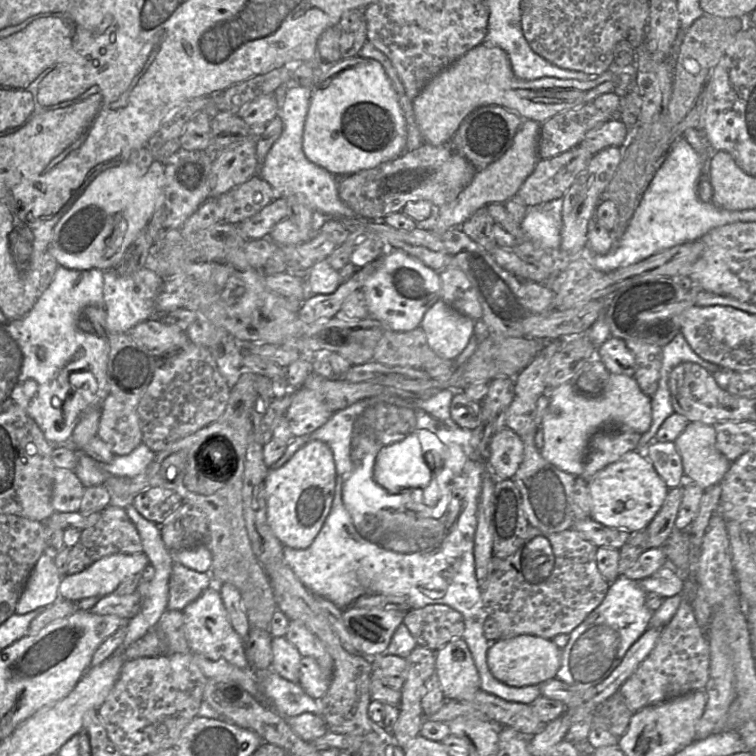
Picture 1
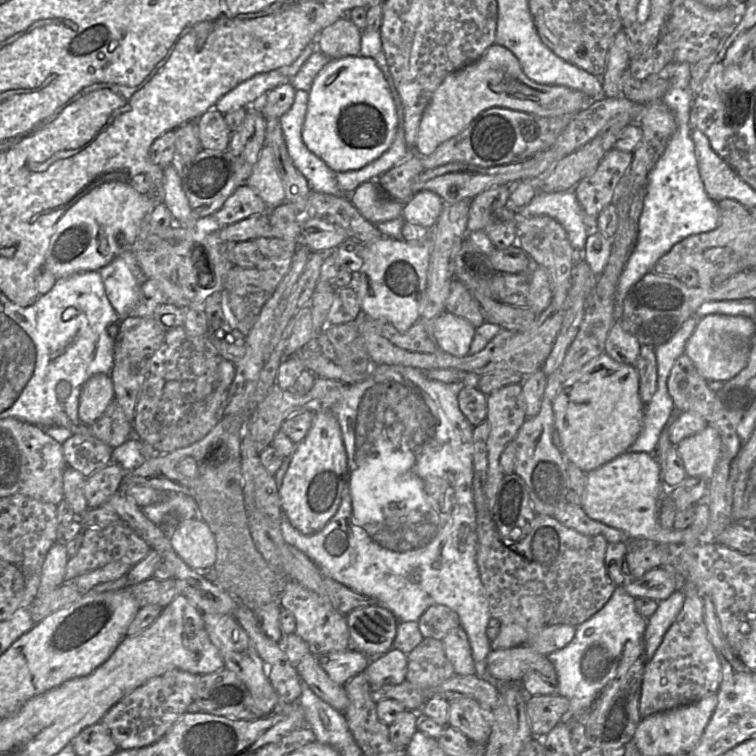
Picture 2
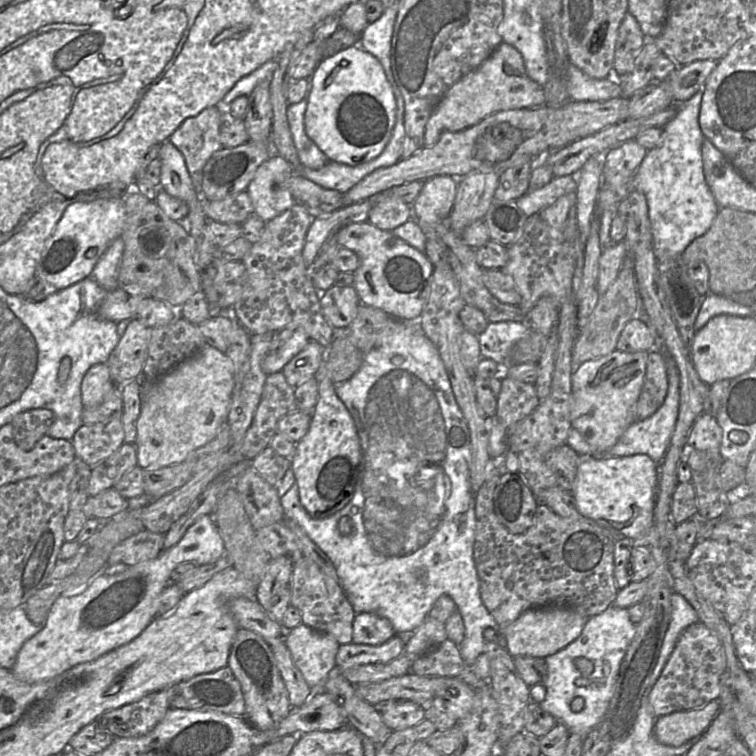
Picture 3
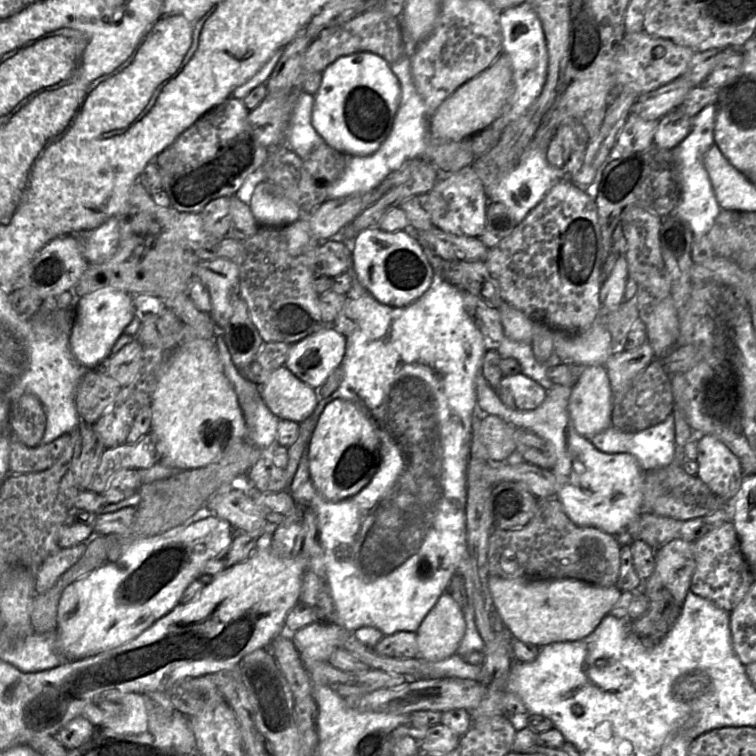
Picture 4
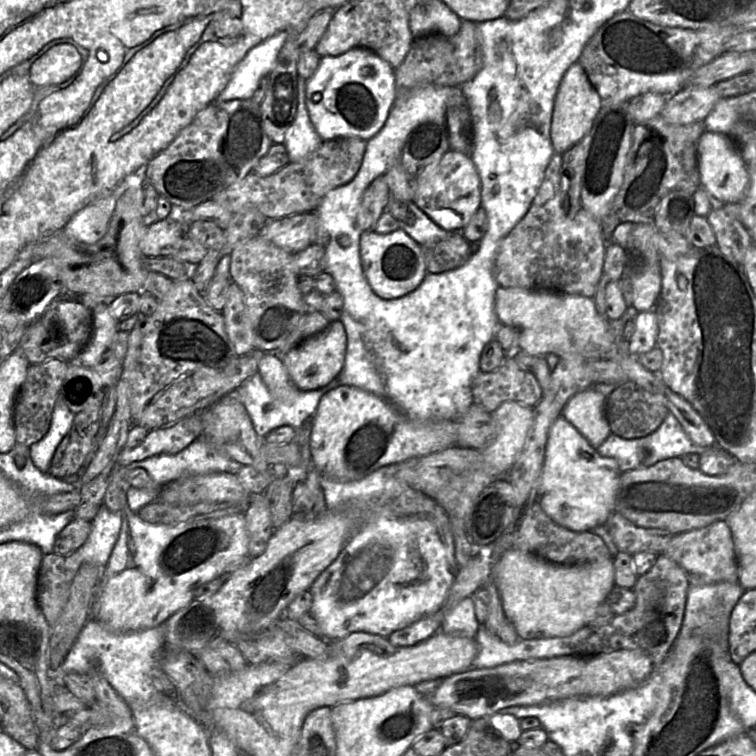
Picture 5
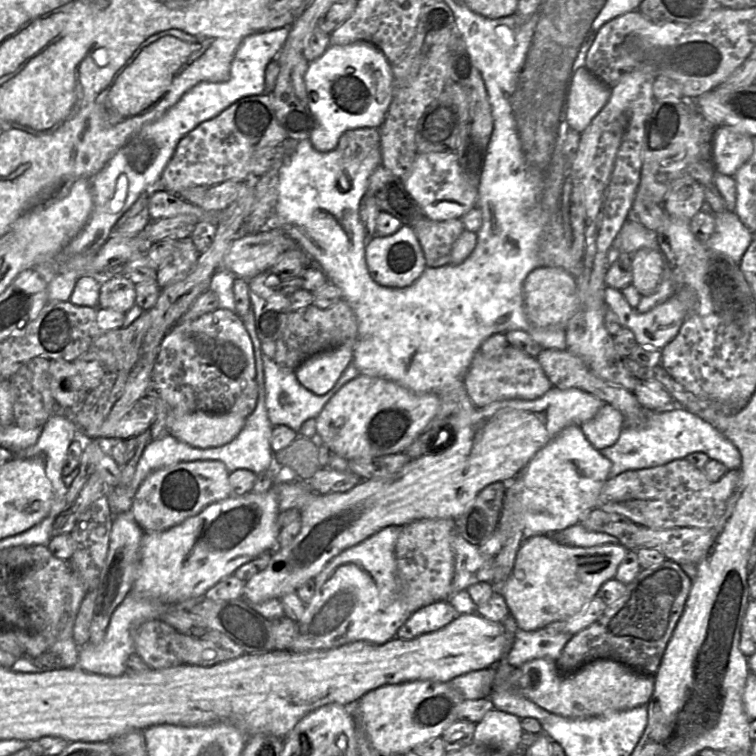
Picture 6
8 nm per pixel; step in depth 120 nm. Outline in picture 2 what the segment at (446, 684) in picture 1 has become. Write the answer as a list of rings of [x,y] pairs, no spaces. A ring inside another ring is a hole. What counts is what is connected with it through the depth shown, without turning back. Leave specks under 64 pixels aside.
[[[461,626],[455,627],[442,641],[445,655],[453,666],[454,674],[475,674],[474,661],[465,630]]]

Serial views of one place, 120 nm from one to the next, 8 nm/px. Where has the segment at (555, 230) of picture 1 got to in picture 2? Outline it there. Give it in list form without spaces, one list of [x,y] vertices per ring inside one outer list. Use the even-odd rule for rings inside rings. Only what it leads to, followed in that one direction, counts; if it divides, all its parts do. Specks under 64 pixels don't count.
[[[574,190],[537,195],[517,210],[523,217],[547,215],[565,229],[575,253],[582,252],[589,236],[599,231],[597,218],[588,215],[577,200]]]

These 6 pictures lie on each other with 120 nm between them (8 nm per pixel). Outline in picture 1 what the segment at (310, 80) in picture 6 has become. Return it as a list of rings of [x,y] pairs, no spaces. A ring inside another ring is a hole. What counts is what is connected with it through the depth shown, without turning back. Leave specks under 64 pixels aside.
[[[355,56],[327,66],[312,87],[303,132],[306,158],[333,175],[353,175],[378,167],[406,152],[406,123],[397,95],[383,66],[371,58]]]

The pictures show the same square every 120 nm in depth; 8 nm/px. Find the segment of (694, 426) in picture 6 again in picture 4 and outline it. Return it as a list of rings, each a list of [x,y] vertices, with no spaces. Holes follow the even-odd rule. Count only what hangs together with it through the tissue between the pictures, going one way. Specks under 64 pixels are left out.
[[[674,414],[637,433],[623,432],[611,425],[589,441],[605,453],[631,454],[643,471],[665,467],[672,463],[675,453]]]

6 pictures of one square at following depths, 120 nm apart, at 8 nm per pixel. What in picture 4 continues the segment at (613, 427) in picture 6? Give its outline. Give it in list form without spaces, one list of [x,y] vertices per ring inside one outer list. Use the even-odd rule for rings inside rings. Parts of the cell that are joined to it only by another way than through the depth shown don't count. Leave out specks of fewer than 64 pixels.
[[[603,365],[583,366],[578,381],[572,386],[567,410],[574,429],[588,440],[611,426],[612,390]]]

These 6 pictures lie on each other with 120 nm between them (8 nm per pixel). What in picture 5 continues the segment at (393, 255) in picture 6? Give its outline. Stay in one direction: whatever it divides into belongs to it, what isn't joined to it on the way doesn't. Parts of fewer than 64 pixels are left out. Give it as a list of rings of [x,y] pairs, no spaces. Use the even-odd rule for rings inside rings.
[[[401,228],[388,234],[363,231],[359,250],[364,275],[374,293],[382,299],[396,299],[412,292],[428,273],[420,245]]]

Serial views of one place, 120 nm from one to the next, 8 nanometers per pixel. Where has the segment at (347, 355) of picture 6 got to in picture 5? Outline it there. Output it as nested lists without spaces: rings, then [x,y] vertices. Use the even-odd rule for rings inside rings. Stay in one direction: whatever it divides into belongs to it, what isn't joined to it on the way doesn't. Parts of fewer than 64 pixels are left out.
[[[340,320],[330,321],[321,332],[305,339],[283,356],[283,363],[291,381],[302,391],[314,391],[336,379],[345,362],[347,335]]]

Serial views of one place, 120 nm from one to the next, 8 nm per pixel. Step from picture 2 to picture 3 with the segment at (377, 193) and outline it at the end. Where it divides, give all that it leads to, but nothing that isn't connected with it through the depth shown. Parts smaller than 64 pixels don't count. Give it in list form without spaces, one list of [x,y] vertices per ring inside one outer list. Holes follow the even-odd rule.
[[[378,193],[368,199],[371,199],[372,207],[367,222],[382,230],[392,231],[412,218],[411,205],[398,197]]]

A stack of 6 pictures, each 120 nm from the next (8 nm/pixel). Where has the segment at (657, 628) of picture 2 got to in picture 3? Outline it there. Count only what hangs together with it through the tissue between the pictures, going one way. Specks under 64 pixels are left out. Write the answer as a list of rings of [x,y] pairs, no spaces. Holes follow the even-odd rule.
[[[674,592],[671,596],[672,616],[660,651],[658,662],[652,675],[660,677],[682,632],[690,625],[700,621],[697,612],[680,594]]]

